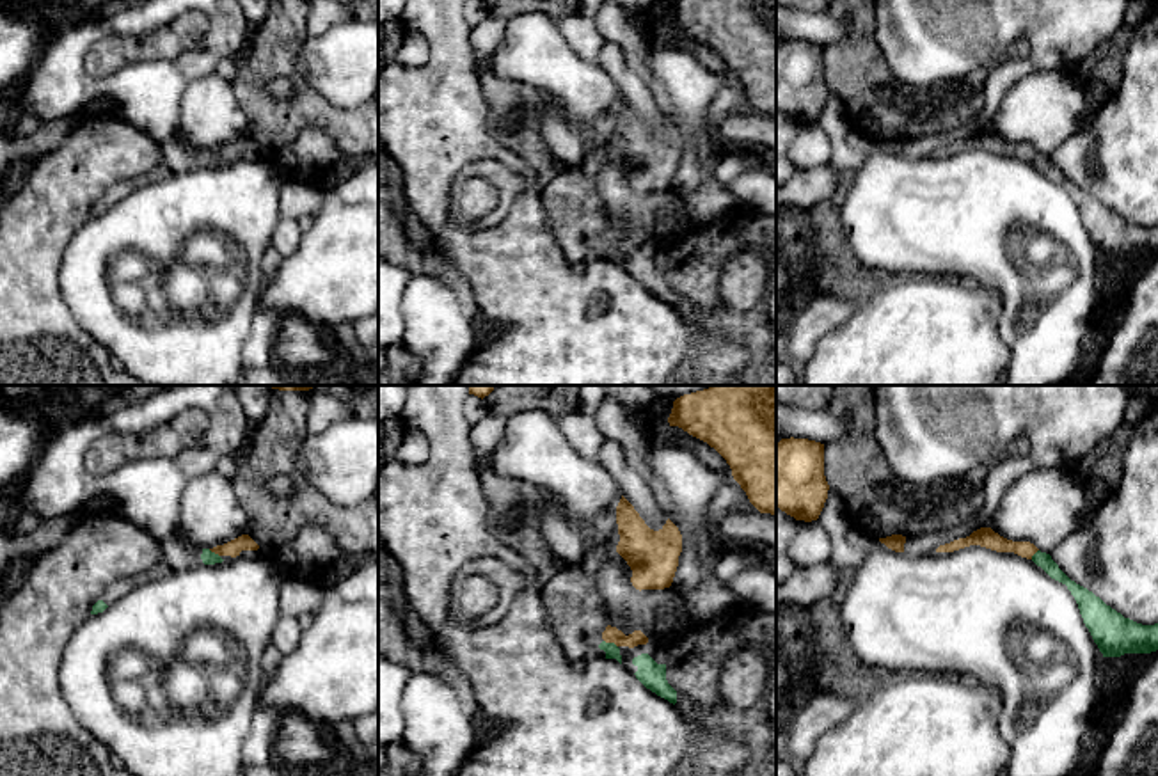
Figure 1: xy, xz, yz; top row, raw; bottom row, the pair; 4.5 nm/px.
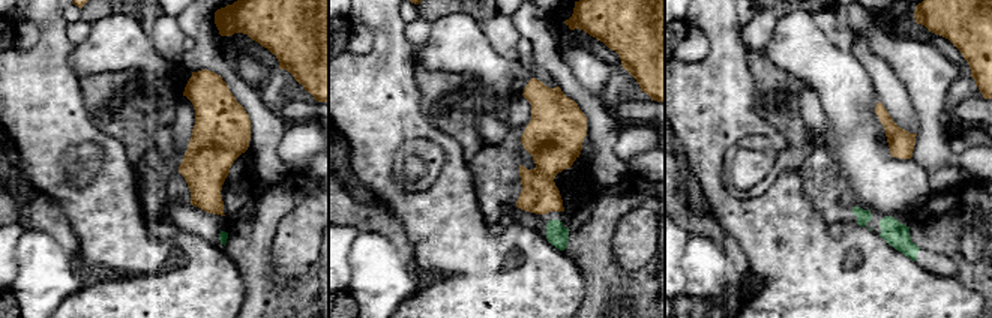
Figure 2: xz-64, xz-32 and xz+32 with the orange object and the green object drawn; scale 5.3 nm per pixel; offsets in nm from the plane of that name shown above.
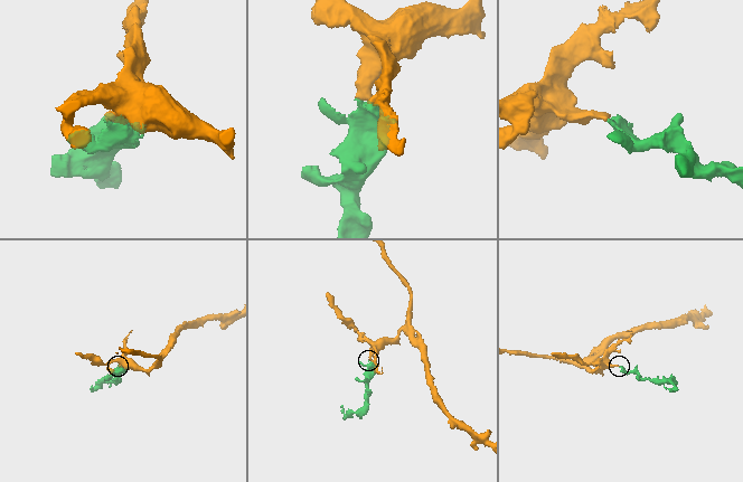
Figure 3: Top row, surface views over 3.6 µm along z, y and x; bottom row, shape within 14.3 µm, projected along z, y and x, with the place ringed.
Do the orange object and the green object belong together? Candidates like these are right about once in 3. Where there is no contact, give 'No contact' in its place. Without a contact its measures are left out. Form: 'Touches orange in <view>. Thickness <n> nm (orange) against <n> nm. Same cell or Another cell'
Touches orange in xz. Thickness 80 nm (orange) against 70 nm. Same cell

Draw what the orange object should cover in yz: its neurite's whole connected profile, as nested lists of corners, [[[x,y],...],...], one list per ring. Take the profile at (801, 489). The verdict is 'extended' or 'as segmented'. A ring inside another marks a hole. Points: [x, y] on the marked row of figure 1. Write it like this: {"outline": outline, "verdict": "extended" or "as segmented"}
{"outline": [[[781,439],[776,444],[776,508],[796,520],[817,520],[828,499],[824,444]]], "verdict": "as segmented"}

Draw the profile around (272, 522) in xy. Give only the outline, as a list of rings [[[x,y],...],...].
[[[272,389],[266,414],[254,424],[252,446],[238,456],[238,471],[231,478],[236,497],[247,515],[247,534],[266,554],[281,554],[304,526],[321,526],[330,540],[346,556],[371,554],[378,550],[378,501],[375,497],[359,506],[337,506],[323,497],[313,485],[298,481],[291,497],[275,497],[265,488],[265,481],[275,474],[297,476],[297,456],[309,435],[305,419],[309,412],[307,391]]]

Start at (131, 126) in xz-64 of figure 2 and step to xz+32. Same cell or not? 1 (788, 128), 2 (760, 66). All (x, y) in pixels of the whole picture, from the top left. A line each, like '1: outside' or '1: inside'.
1: inside
2: inside

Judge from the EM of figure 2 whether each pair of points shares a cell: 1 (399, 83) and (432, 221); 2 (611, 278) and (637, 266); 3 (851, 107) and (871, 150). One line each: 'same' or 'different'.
1: same
2: different
3: same

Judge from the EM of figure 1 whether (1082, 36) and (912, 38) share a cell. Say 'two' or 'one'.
one

